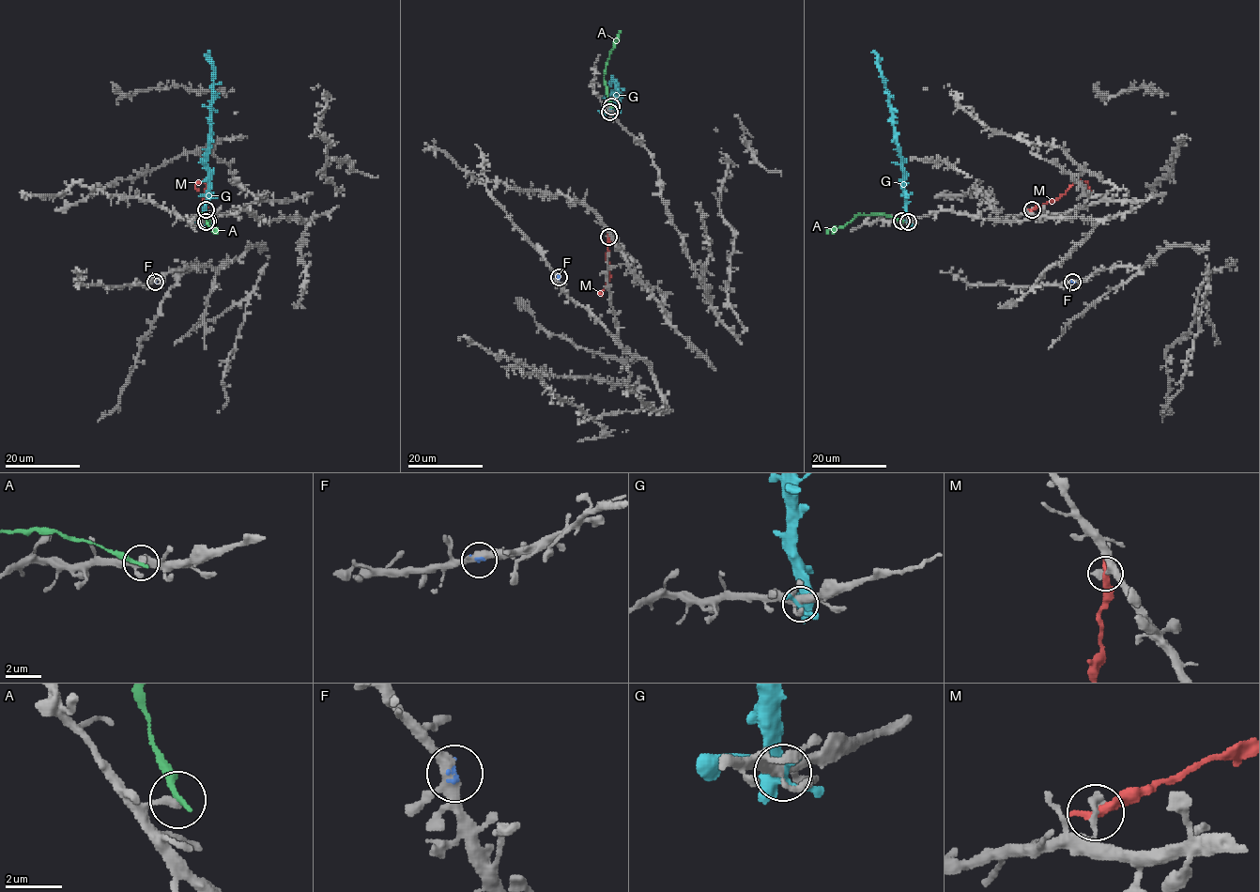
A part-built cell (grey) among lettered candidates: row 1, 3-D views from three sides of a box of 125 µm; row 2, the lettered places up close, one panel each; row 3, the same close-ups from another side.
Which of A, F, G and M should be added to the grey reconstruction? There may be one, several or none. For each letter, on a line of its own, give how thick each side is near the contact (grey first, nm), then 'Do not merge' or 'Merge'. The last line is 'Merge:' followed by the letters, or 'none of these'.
A: Thickness 300 nm (grey) against 240 nm. Do not merge
F: Thickness 360 nm (grey) against 100 nm. Merge
G: Thickness 360 nm (grey) against 400 nm. Do not merge
M: Thickness 400 nm (grey) against 360 nm. Do not merge
Merge: F

